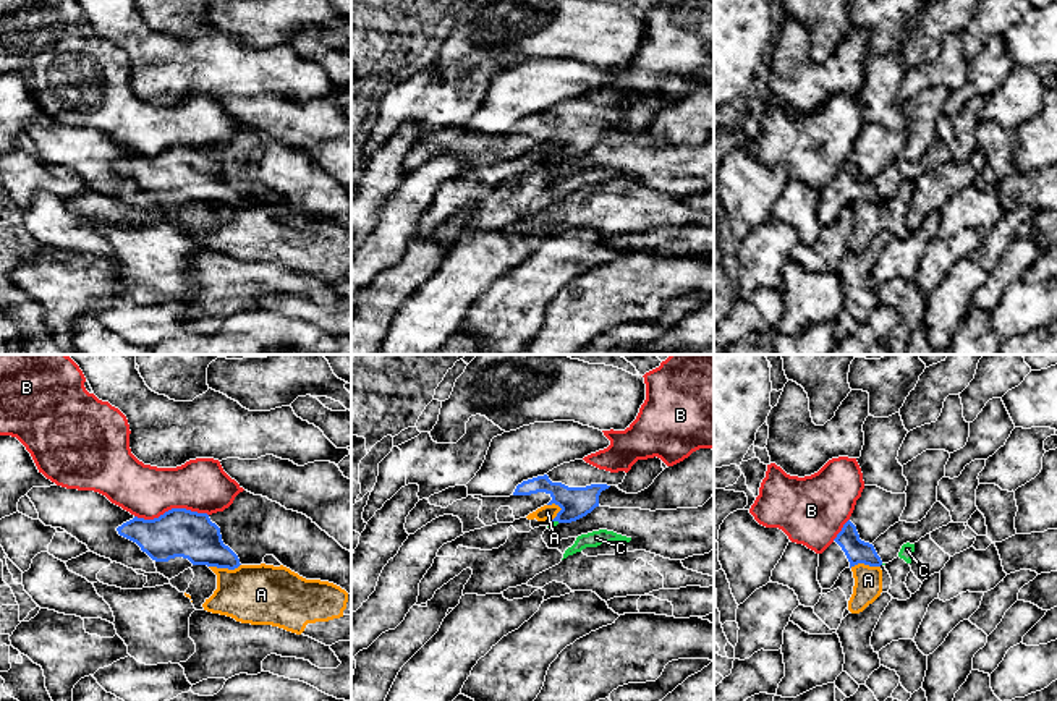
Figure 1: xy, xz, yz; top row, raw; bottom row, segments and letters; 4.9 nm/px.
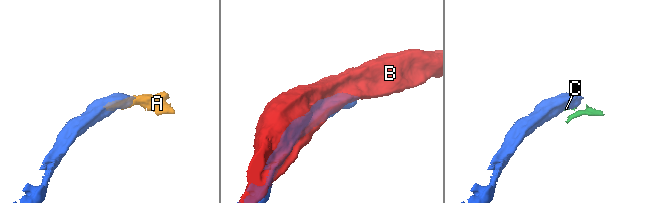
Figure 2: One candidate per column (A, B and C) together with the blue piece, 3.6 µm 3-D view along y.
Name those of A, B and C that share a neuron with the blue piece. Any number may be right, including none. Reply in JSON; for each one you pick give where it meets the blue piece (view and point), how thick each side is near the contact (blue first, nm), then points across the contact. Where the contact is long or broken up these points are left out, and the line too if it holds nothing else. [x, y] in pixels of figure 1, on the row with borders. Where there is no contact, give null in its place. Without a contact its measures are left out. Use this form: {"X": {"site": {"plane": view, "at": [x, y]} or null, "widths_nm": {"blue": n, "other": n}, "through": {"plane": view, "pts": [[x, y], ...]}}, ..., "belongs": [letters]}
{"belongs": []}

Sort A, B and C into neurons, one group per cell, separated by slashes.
A C / B

